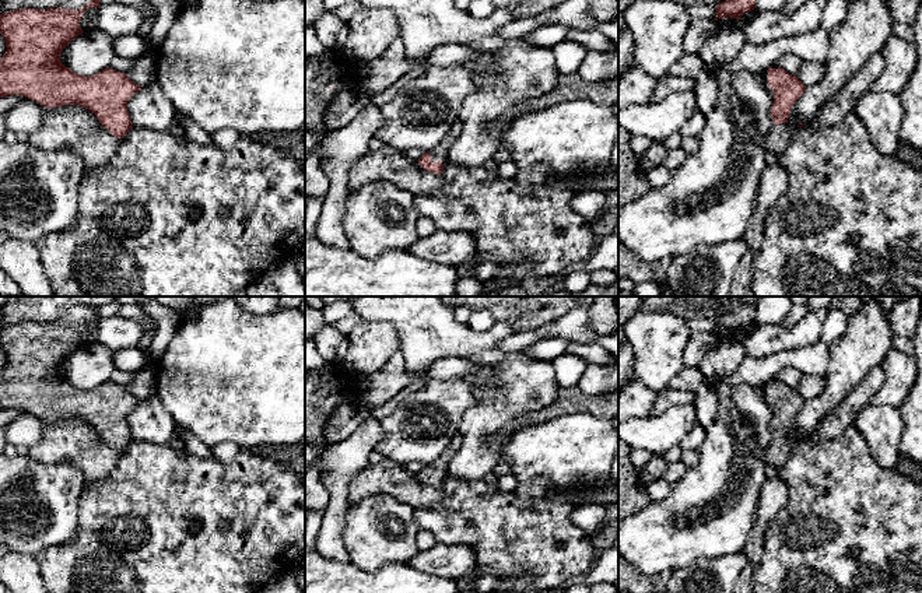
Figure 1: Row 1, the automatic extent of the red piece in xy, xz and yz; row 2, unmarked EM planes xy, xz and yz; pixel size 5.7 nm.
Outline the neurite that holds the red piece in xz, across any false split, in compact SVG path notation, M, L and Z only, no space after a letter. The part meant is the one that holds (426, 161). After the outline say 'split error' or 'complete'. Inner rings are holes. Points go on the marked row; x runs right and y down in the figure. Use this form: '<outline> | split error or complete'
M460 119L455 120L451 126L448 134L442 138L442 141L427 151L417 162L421 165L423 169L441 175L444 165L448 158L448 151L451 145L455 143L455 140L462 133L463 123Z | split error

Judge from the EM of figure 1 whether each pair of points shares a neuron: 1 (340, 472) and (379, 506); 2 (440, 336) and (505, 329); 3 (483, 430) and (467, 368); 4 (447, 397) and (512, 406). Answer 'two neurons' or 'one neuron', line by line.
1: two neurons
2: one neuron
3: two neurons
4: two neurons

